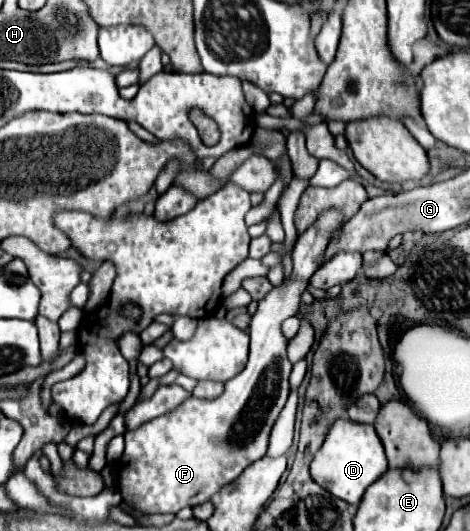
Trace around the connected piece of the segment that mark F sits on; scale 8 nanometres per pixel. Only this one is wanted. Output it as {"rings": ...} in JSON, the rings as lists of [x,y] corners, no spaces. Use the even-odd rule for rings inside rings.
{"rings":[[[334,210],[324,212],[312,228],[308,228],[304,234],[298,236],[298,242],[292,250],[294,268],[292,268],[290,278],[284,280],[280,286],[274,286],[268,292],[268,296],[258,302],[258,310],[252,316],[250,330],[248,330],[248,334],[250,334],[248,364],[238,376],[234,376],[226,382],[226,388],[218,398],[214,398],[214,400],[190,398],[176,410],[172,410],[164,416],[158,416],[146,424],[142,424],[140,428],[126,430],[126,434],[124,434],[126,450],[124,450],[122,458],[118,460],[118,490],[130,506],[140,510],[142,514],[178,514],[186,506],[190,506],[190,508],[200,506],[204,502],[210,502],[210,498],[214,494],[218,494],[222,490],[222,486],[234,482],[244,472],[246,466],[250,466],[252,462],[260,460],[266,454],[274,420],[282,412],[282,408],[288,400],[288,390],[290,390],[288,376],[290,376],[292,364],[286,356],[288,340],[282,334],[282,322],[298,312],[300,300],[302,300],[302,294],[306,292],[310,276],[324,262],[324,252],[326,252],[326,244],[330,240],[330,230],[338,222],[340,222],[340,212],[334,212]]]}

